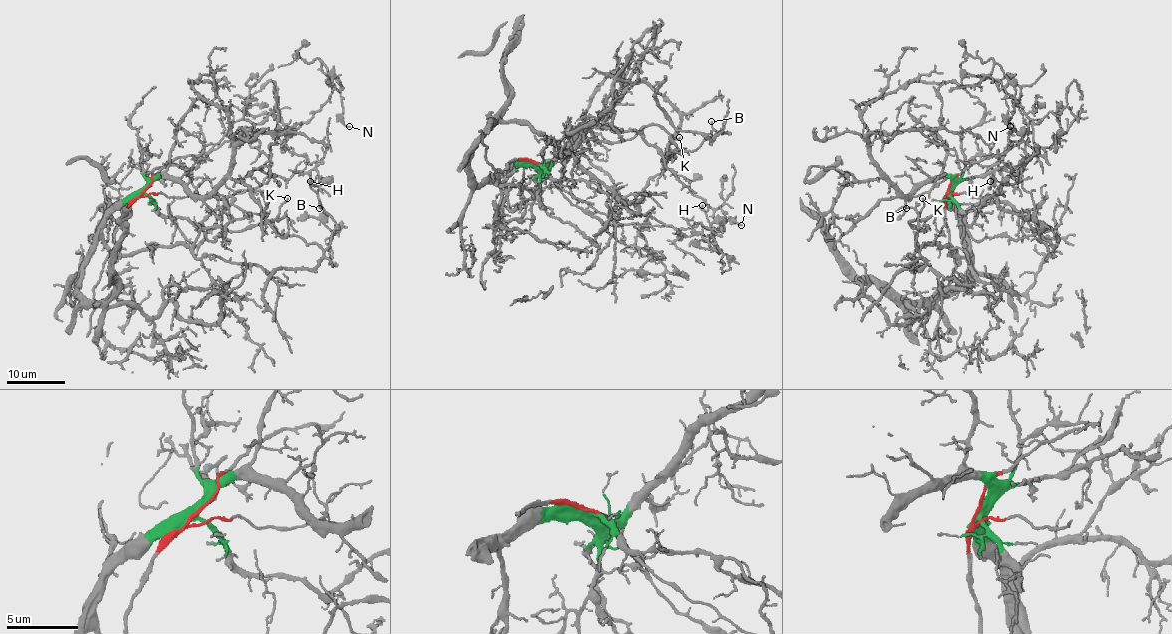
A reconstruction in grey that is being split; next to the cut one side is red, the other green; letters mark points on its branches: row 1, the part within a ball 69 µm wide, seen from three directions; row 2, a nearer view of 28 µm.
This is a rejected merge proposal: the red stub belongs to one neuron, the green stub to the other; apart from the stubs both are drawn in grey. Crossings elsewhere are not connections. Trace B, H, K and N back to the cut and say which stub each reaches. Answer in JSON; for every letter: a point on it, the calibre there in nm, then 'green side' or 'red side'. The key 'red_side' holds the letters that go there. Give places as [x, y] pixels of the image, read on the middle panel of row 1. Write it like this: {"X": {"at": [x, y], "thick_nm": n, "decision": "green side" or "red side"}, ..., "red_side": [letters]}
{"B": {"at": [711, 121], "thick_nm": 140, "decision": "green side"}, "H": {"at": [702, 205], "thick_nm": 120, "decision": "red side"}, "K": {"at": [679, 137], "thick_nm": 130, "decision": "green side"}, "N": {"at": [741, 225], "thick_nm": 120, "decision": "red side"}, "red_side": ["H", "N"]}

